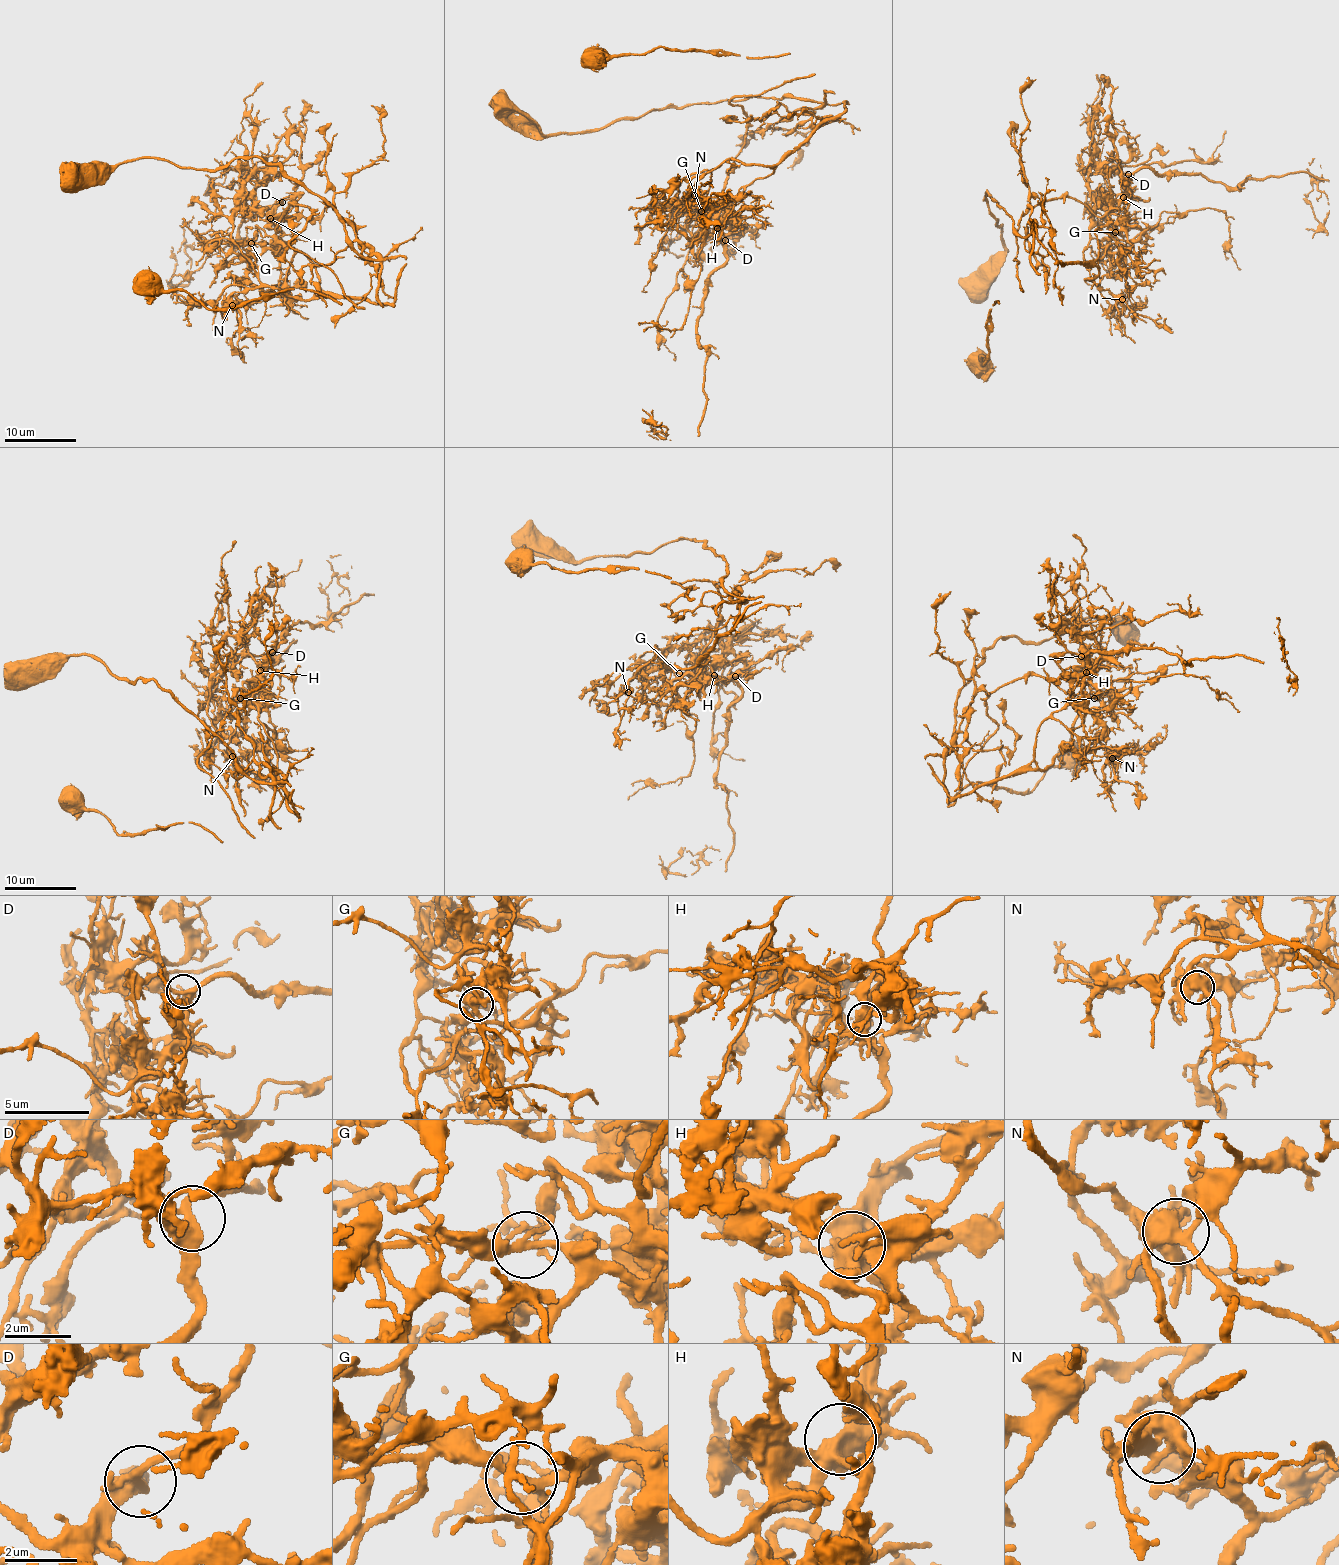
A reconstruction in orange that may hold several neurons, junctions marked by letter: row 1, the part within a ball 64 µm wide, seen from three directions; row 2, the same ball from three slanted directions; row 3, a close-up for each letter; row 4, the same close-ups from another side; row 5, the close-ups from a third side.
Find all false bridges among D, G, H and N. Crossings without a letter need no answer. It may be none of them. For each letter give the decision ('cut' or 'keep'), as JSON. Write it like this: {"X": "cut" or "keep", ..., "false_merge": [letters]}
{"D": "keep", "G": "cut", "H": "cut", "N": "keep", "false_merge": ["G", "H"]}

